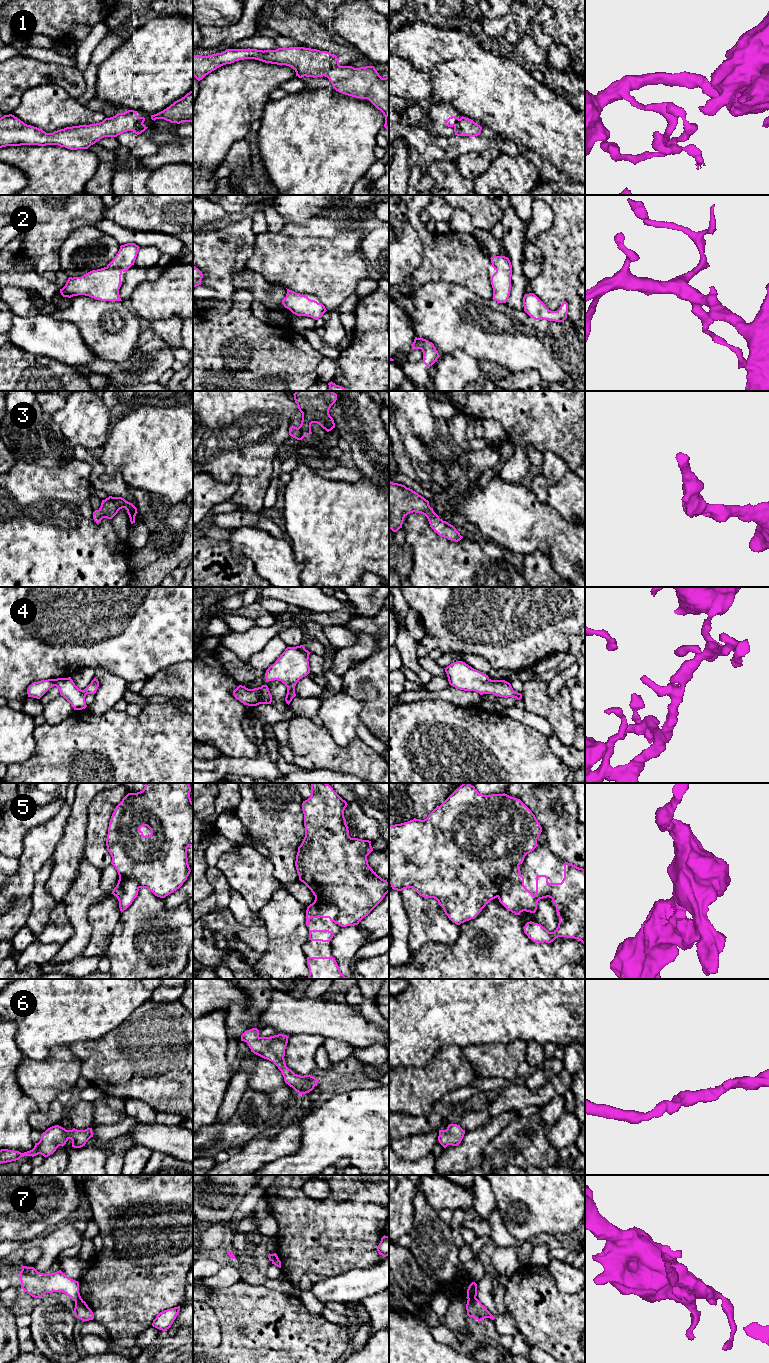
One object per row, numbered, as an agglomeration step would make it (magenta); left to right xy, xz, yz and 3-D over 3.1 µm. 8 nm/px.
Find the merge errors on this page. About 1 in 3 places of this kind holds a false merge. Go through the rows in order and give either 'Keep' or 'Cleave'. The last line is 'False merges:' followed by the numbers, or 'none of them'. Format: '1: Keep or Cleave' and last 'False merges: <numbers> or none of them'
1: Keep
2: Keep
3: Keep
4: Keep
5: Cleave
6: Keep
7: Cleave
False merges: 5, 7

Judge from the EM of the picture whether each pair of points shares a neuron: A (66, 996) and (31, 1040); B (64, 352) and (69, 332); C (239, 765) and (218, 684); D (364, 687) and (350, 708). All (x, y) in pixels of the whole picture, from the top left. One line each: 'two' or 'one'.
A: one
B: one
C: two
D: two

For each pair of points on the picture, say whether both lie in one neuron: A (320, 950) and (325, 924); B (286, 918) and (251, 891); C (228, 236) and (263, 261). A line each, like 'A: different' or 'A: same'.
A: same
B: different
C: different

